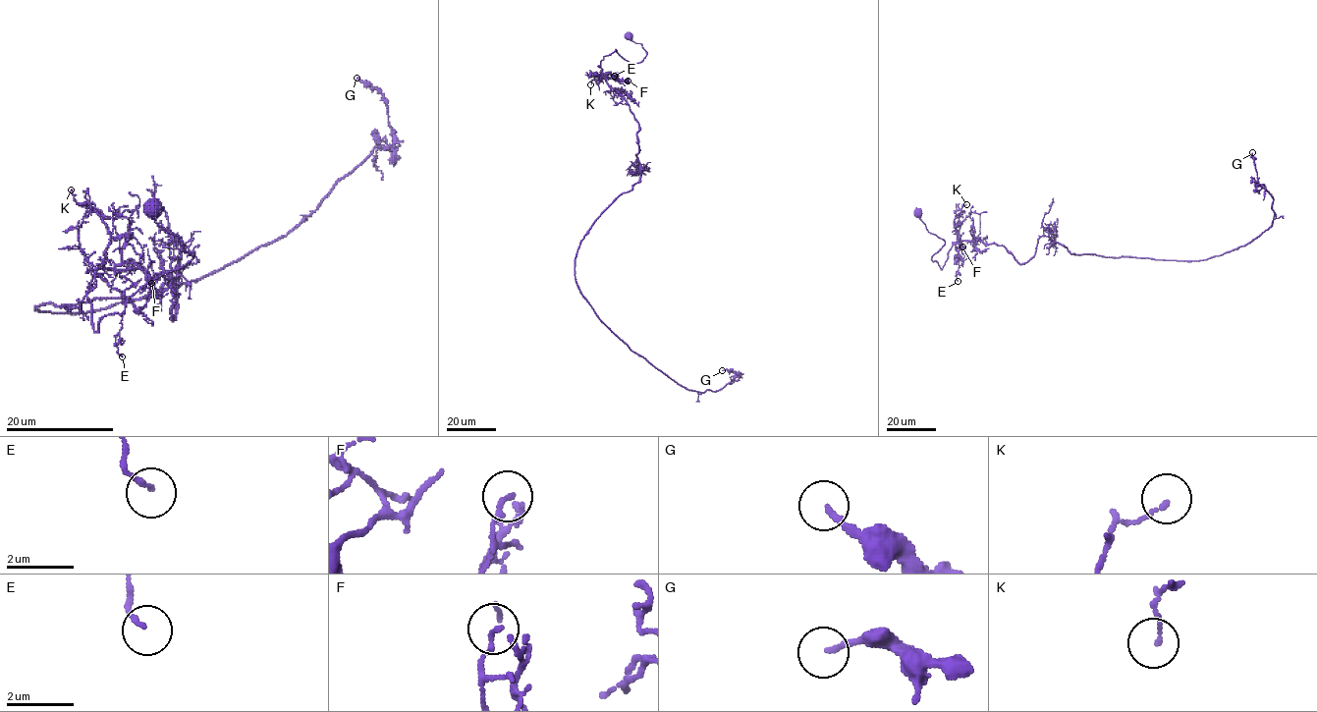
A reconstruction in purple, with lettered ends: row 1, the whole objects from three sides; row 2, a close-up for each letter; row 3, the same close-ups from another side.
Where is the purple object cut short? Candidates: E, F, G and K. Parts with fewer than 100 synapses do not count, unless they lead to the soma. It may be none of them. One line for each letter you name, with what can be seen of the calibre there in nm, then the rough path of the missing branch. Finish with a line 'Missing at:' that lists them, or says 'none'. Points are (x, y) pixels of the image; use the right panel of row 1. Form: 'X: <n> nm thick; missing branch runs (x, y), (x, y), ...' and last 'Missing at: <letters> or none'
Missing at: none

